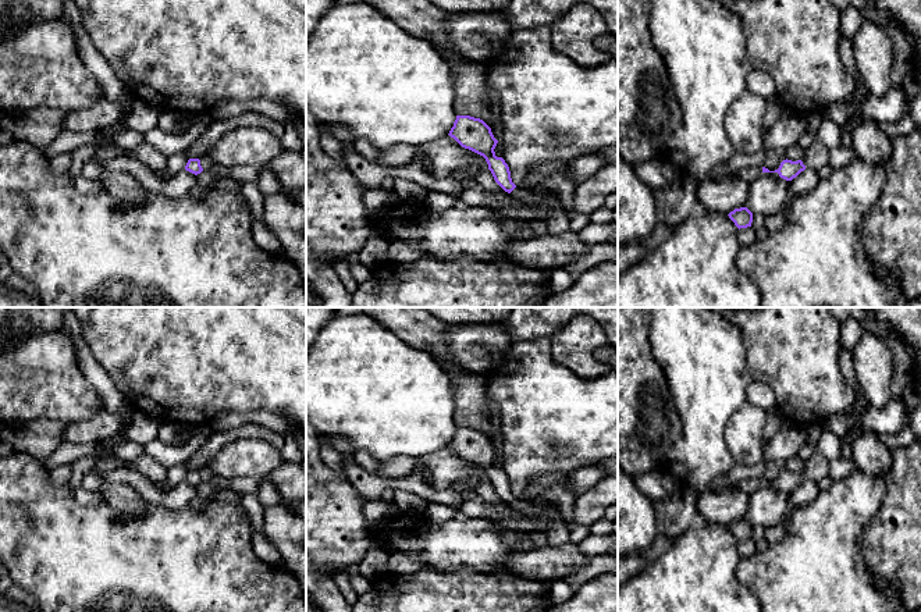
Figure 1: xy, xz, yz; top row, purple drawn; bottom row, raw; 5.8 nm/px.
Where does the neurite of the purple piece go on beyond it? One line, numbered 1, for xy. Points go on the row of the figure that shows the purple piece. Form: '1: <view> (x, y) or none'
1: none

